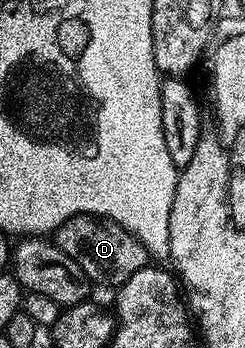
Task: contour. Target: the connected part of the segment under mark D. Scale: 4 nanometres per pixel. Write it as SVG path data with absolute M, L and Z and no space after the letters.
M75 215L54 231L56 248L70 257L93 284L105 283L115 288L124 283L138 269L149 266L150 253L122 225L98 215Z

